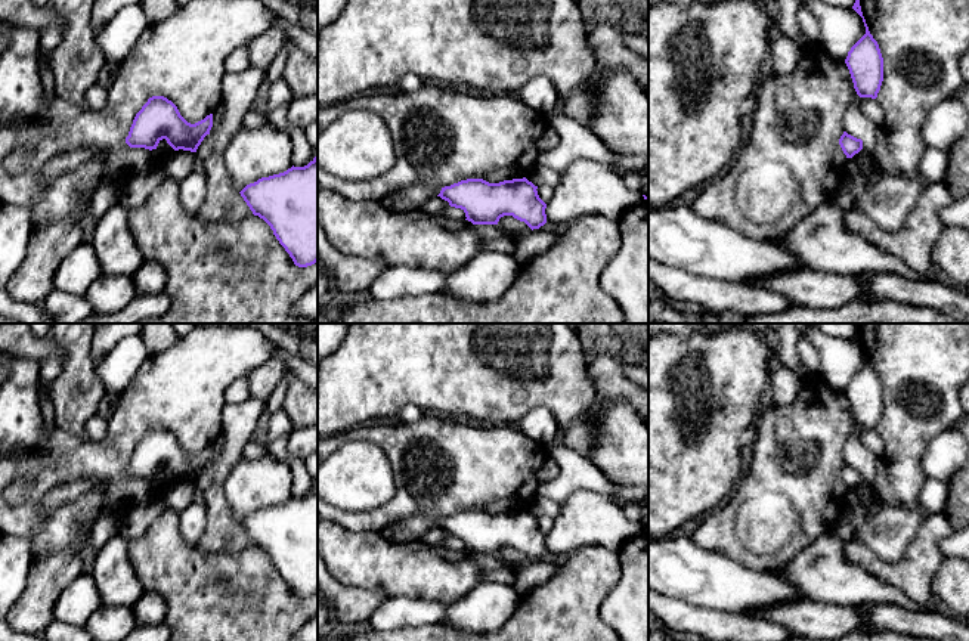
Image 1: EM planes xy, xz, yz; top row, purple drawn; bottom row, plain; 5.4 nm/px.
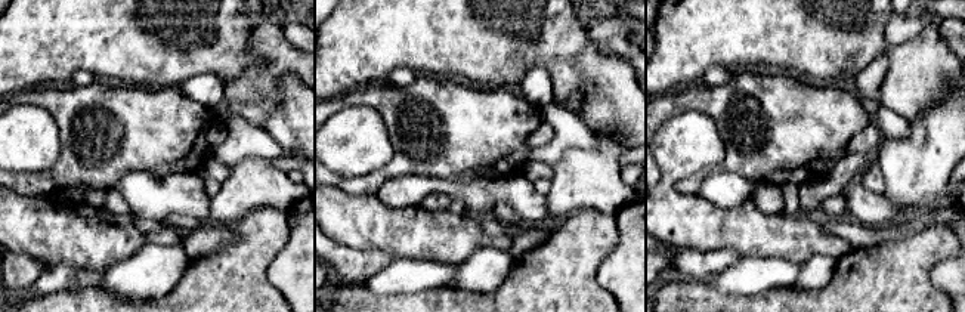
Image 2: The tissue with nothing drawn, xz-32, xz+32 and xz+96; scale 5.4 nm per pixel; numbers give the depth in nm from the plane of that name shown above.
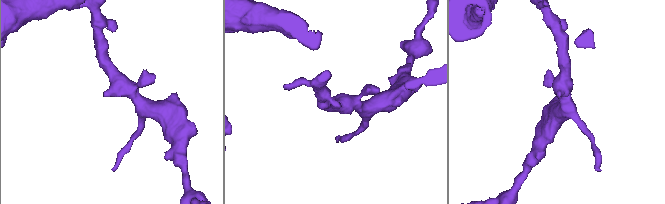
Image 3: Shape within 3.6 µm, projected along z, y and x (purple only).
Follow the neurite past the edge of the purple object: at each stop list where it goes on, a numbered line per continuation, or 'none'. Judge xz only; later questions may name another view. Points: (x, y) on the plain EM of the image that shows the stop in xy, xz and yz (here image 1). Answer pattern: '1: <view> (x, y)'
1: xz (408, 529)

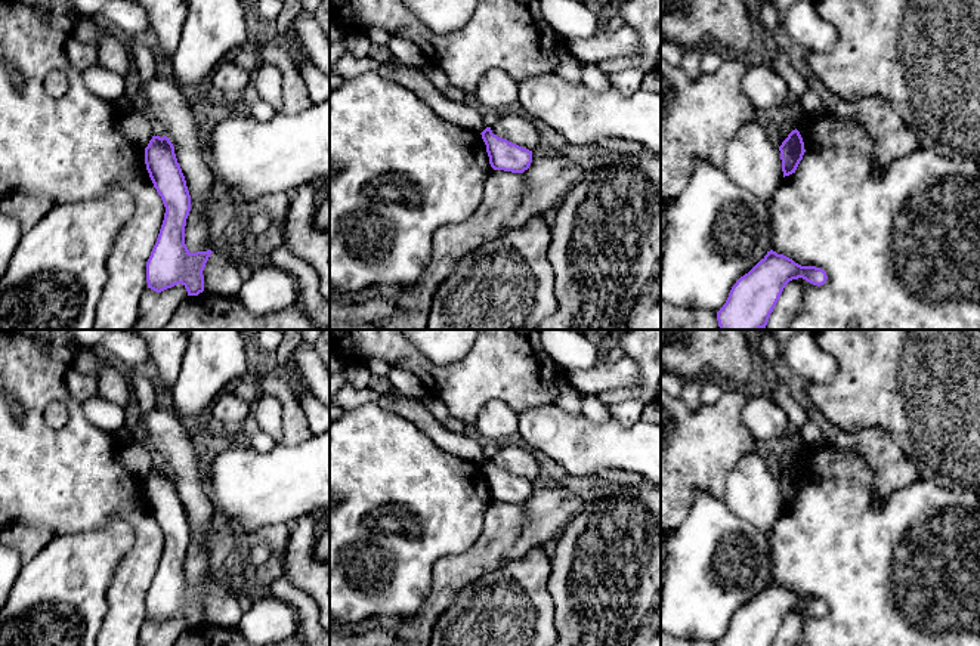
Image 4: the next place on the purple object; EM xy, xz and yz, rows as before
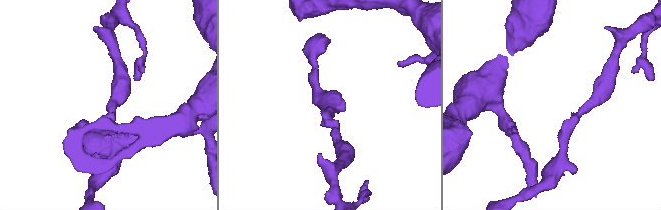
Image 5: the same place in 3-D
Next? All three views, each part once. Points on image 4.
none

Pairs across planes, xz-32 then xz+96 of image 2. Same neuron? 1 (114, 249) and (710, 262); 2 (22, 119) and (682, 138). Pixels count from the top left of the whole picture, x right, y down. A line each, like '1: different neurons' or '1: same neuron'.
1: different neurons
2: same neuron

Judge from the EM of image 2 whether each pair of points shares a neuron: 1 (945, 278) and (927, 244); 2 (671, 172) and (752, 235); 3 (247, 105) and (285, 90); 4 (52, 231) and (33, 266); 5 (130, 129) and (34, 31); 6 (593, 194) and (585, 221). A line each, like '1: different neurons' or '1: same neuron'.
1: different neurons
2: same neuron
3: different neurons
4: different neurons
5: different neurons
6: different neurons

